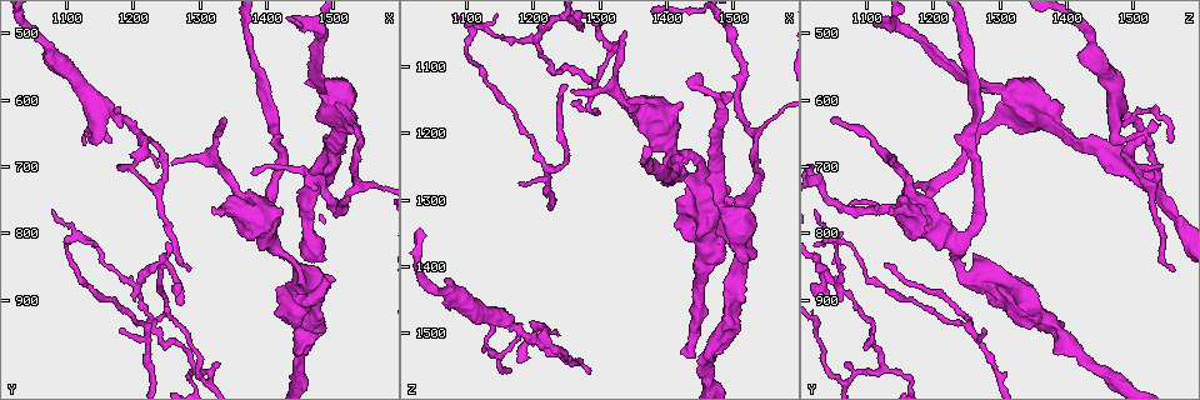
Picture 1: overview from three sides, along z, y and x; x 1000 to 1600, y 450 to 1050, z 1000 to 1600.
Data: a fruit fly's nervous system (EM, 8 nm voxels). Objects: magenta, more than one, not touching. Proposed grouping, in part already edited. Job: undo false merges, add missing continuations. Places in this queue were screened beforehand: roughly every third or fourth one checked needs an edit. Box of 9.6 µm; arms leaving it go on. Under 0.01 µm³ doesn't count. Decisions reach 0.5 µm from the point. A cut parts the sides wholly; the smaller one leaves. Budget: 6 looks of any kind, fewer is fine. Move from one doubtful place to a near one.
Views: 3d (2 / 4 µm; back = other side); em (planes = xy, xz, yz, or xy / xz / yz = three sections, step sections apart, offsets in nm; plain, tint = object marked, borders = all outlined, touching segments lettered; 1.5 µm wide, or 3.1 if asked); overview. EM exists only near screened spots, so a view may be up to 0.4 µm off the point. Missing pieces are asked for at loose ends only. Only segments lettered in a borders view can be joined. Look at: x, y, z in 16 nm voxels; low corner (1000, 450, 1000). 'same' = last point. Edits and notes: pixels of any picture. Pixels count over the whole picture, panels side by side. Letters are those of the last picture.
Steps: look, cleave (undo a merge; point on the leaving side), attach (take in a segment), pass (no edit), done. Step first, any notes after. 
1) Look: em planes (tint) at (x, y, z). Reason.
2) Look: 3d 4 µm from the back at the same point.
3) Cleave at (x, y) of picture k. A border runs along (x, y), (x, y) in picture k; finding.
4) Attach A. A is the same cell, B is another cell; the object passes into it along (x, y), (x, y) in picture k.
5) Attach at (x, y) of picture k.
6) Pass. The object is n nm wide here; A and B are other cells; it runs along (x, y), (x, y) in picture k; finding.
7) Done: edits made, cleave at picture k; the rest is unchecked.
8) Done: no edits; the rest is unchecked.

Look: em planes (tint) at (1385, 800, 1160). Thick end.

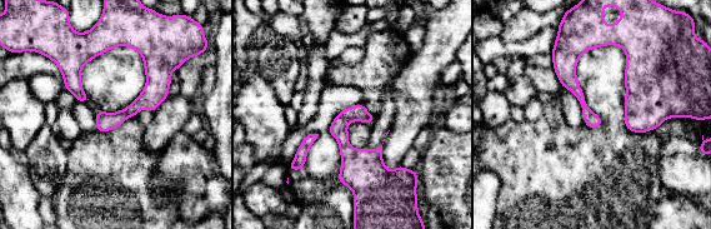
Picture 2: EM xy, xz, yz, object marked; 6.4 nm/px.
Look: em planes (borders) at the same point. See the neighbours.

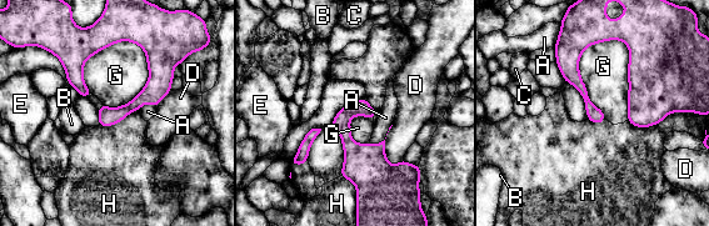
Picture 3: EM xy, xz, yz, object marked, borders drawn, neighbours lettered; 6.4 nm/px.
Pass. A, B, C, D, E, G and H are other cells; no lettered segment goes on from it.

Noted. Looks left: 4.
Look: em yz step 4 (tint) at (1475, 580, 1290). Sudden change in width.

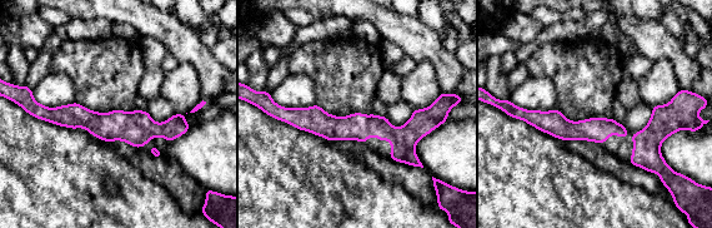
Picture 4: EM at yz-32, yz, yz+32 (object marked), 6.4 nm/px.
Look: em planes (tint) at the same point.

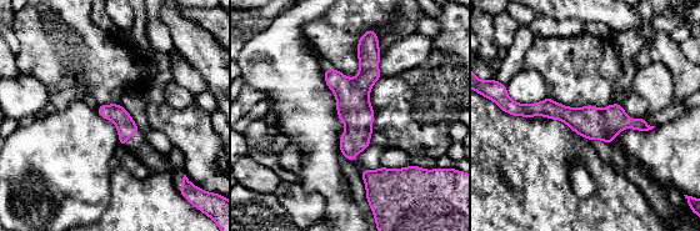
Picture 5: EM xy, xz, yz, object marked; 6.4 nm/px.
Look: em planes (borders) at the same point. What lies round it.

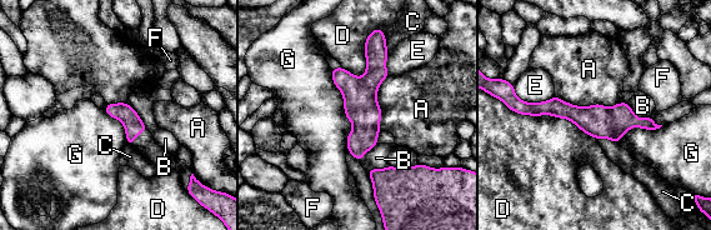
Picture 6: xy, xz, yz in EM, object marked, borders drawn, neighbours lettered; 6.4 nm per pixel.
Pass. A, B, C, D, E, F and G are other cells; a border runs along (330, 69), (353, 126), (348, 150) in picture 6; one neuron here.

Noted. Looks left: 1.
Done: no edits; the rest is unchecked.

